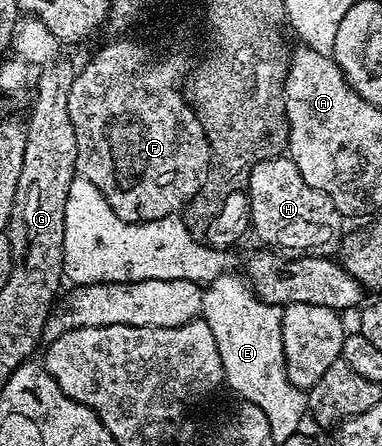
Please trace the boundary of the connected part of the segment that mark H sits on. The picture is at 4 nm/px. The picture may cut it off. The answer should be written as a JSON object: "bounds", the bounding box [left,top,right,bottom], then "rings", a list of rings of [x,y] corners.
{"bounds":[245,155,345,257],"rings":[[[286,155],[273,156],[270,160],[262,160],[259,164],[253,165],[251,173],[247,175],[245,191],[251,200],[250,227],[254,234],[256,232],[267,243],[264,245],[268,249],[325,257],[330,257],[340,251],[339,231],[345,224],[345,217],[337,210],[337,206],[333,206],[333,202],[329,202],[325,194],[321,194],[321,190],[313,190],[313,186],[309,186],[305,178],[301,178],[297,166]]]}

